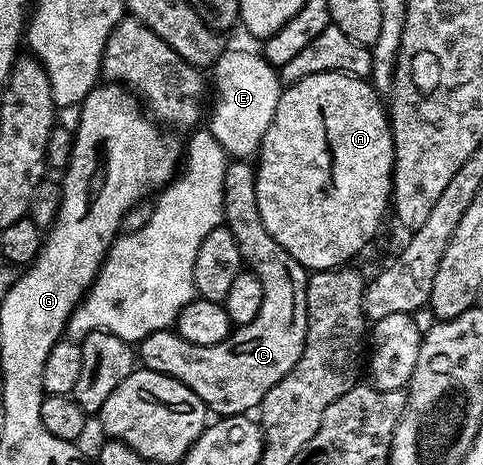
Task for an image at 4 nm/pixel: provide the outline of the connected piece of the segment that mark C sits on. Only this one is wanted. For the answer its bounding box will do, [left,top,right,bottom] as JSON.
[136,160,308,416]

